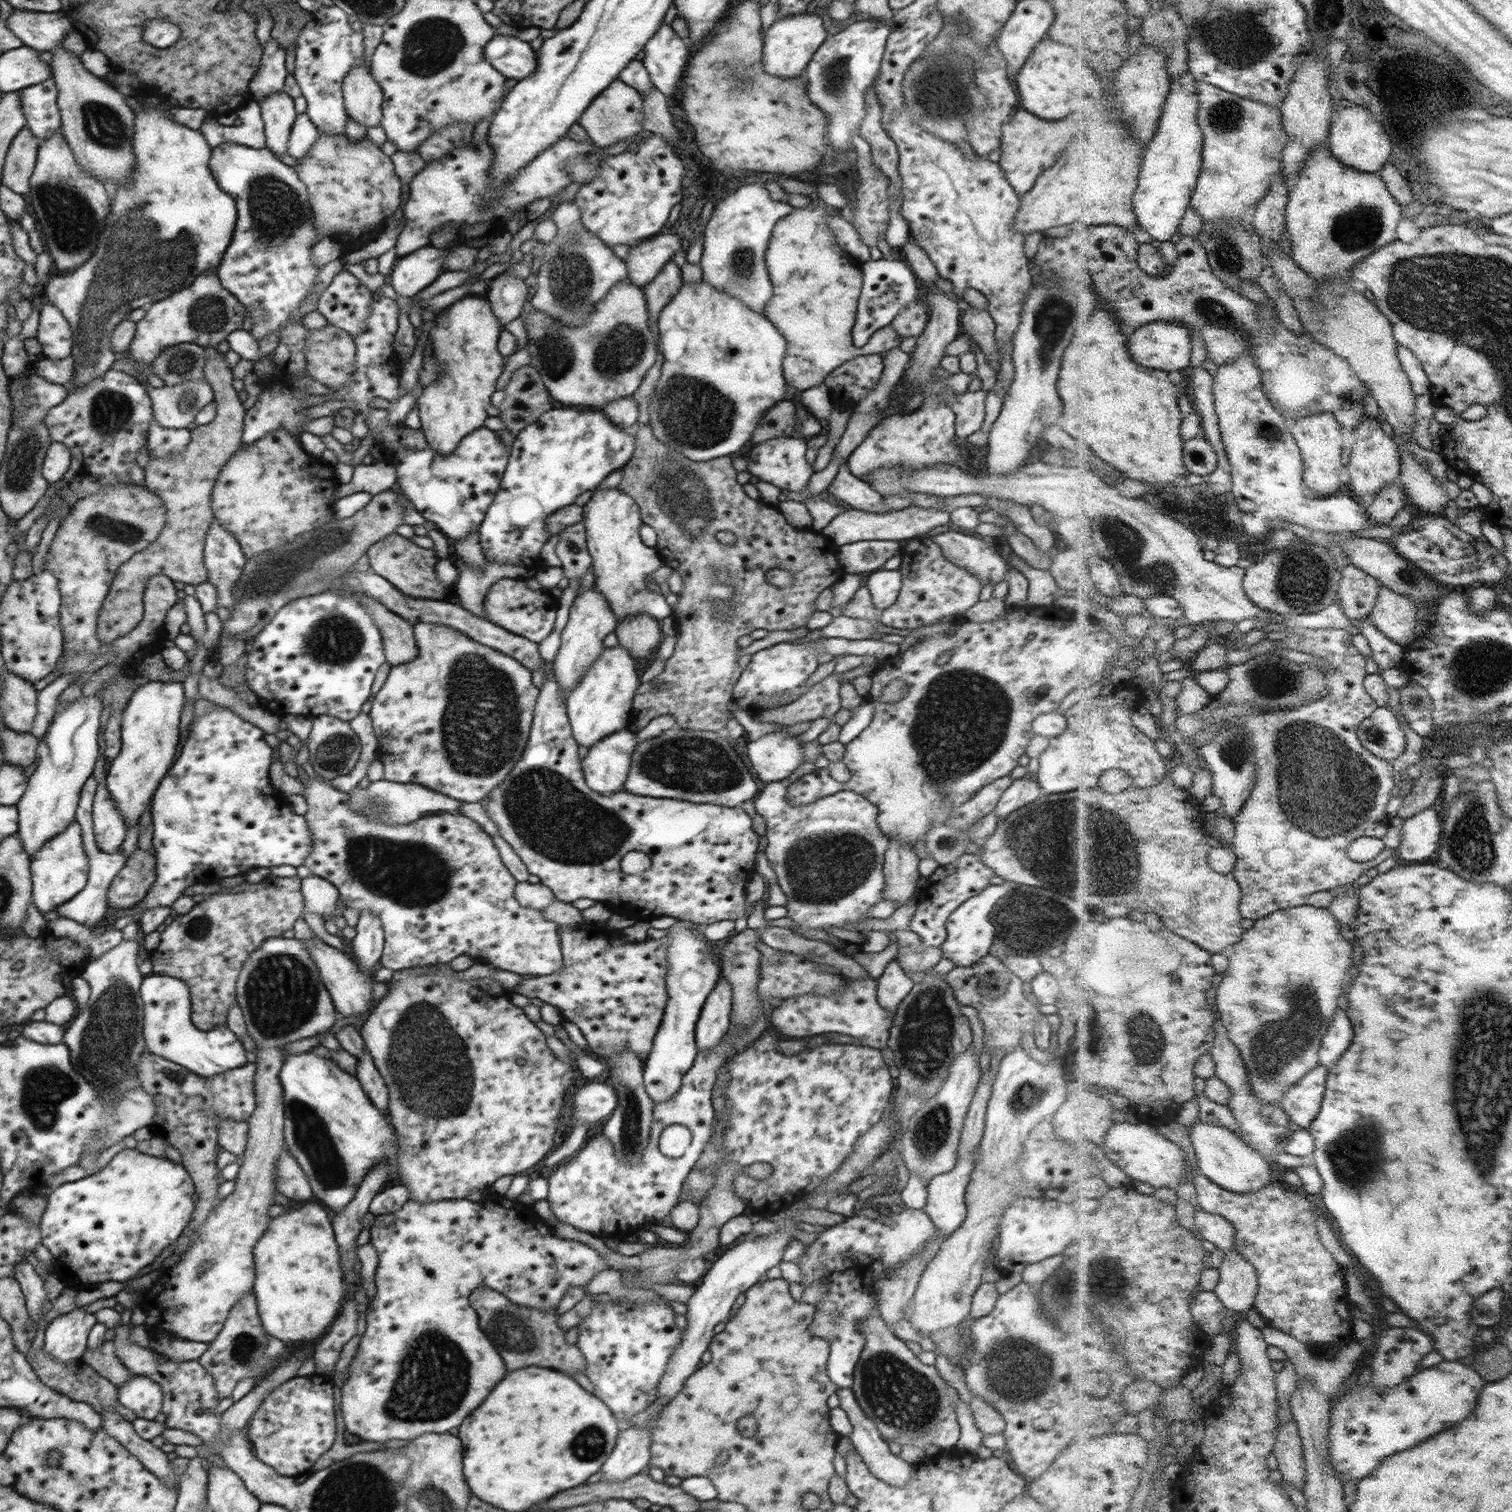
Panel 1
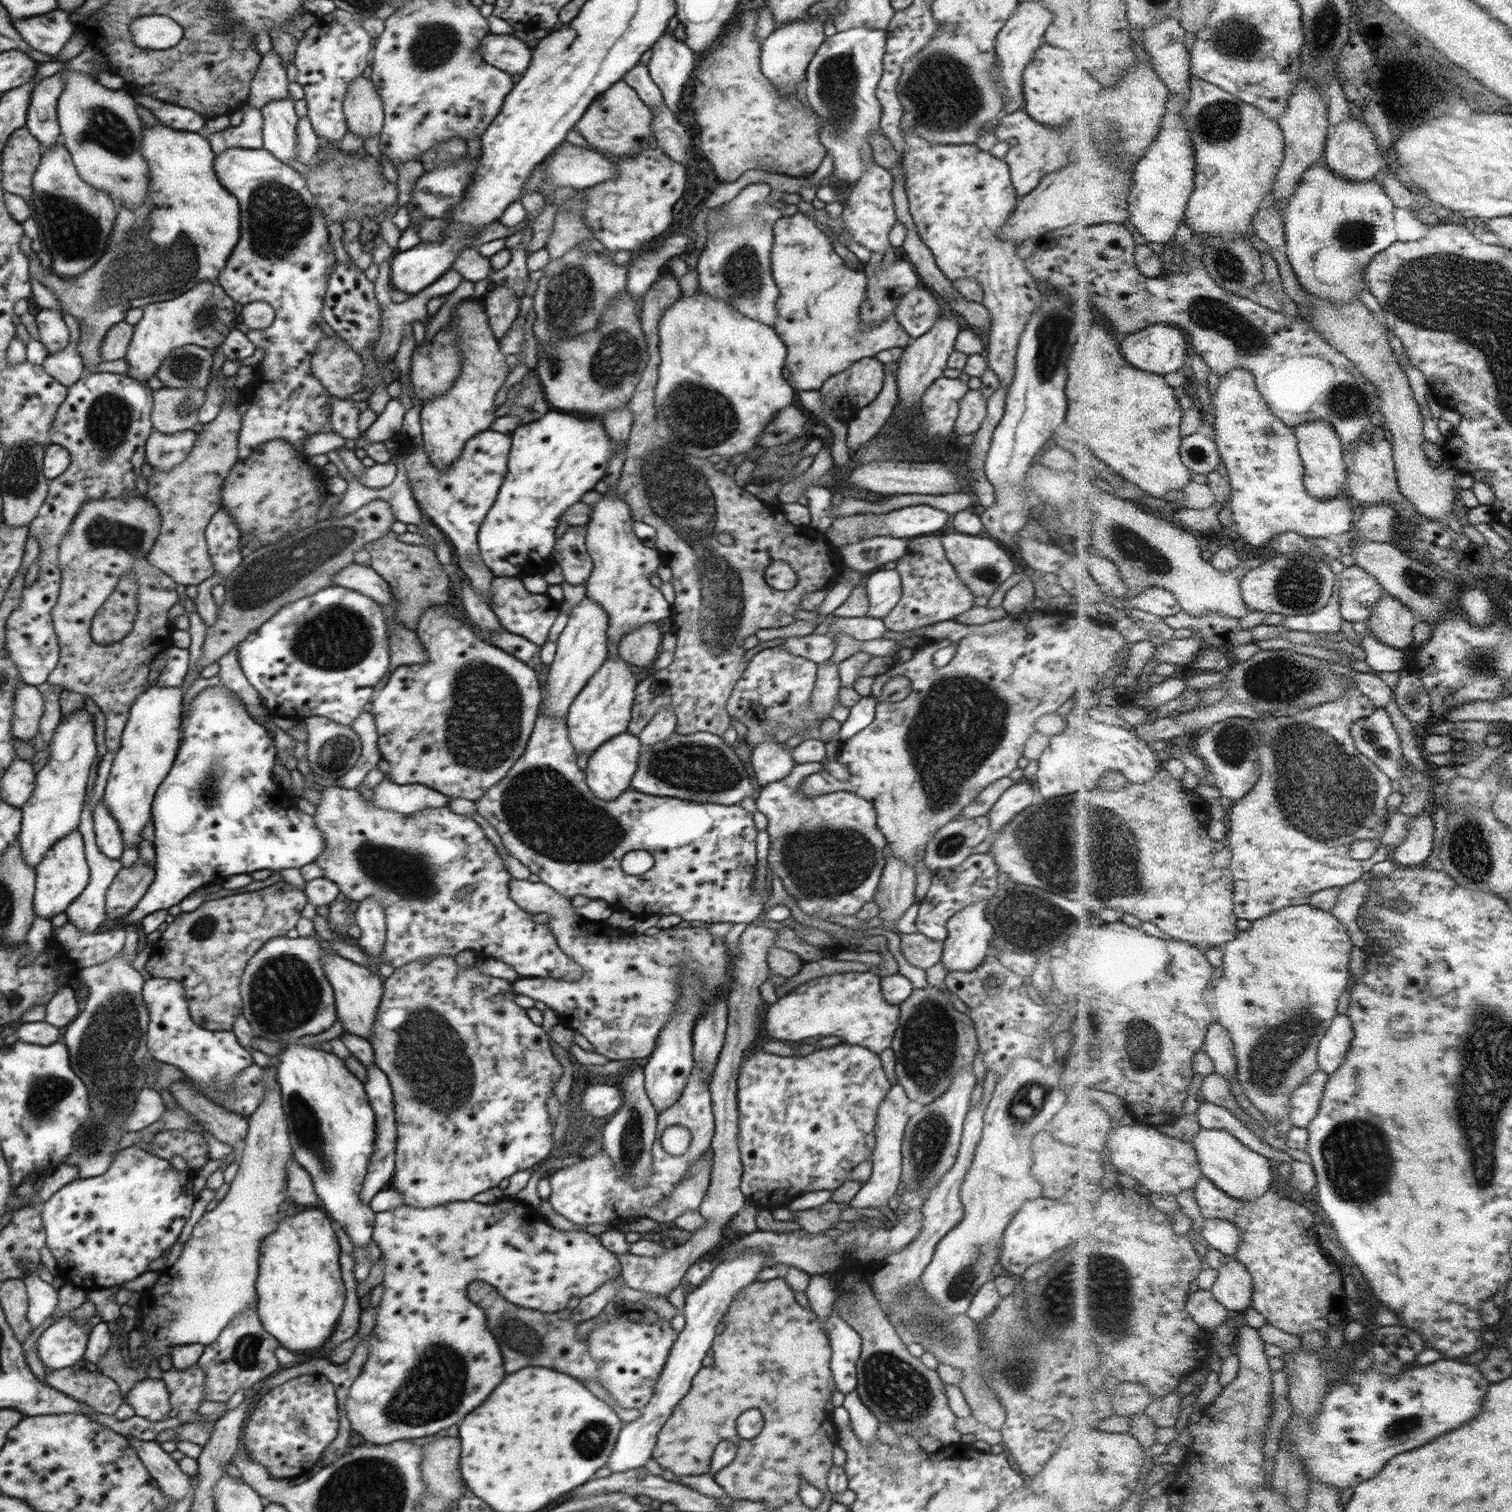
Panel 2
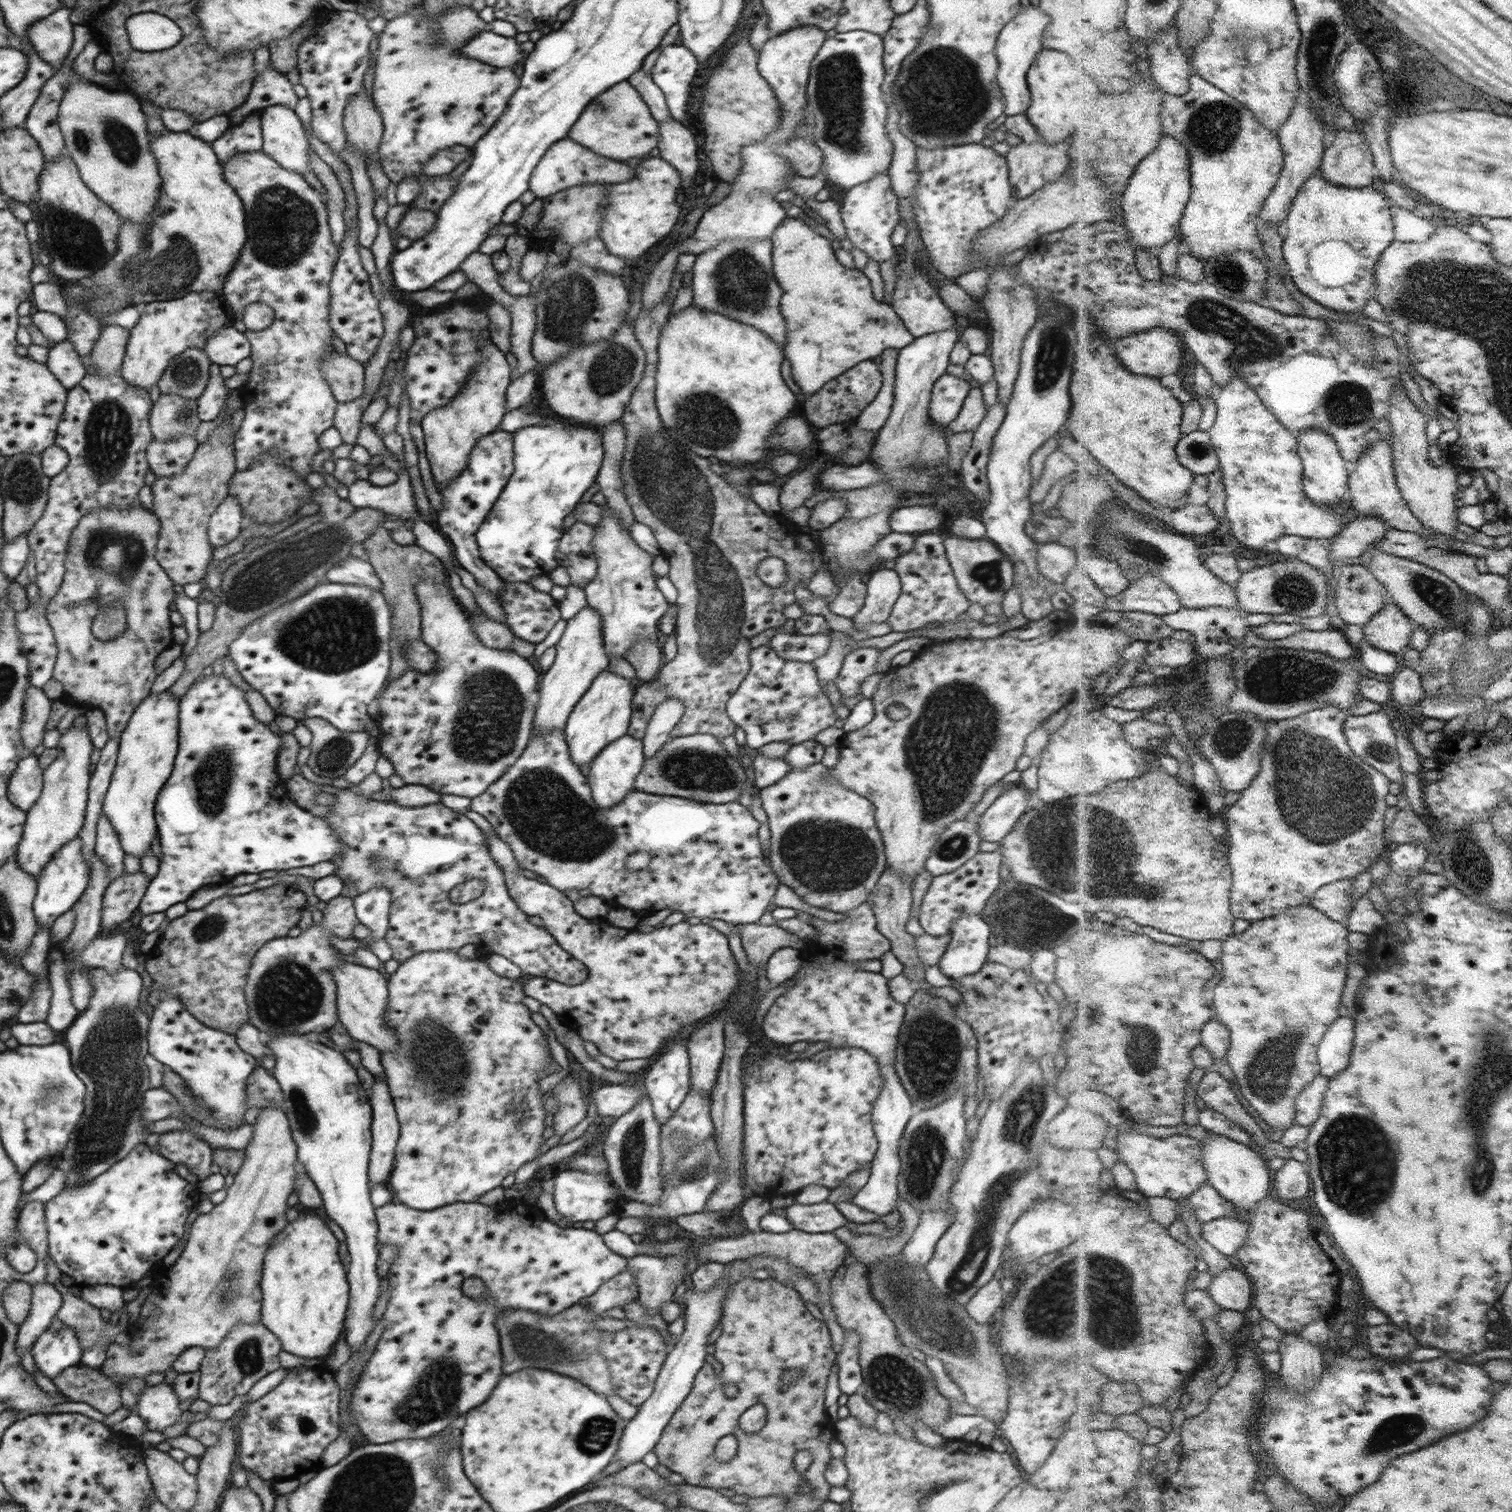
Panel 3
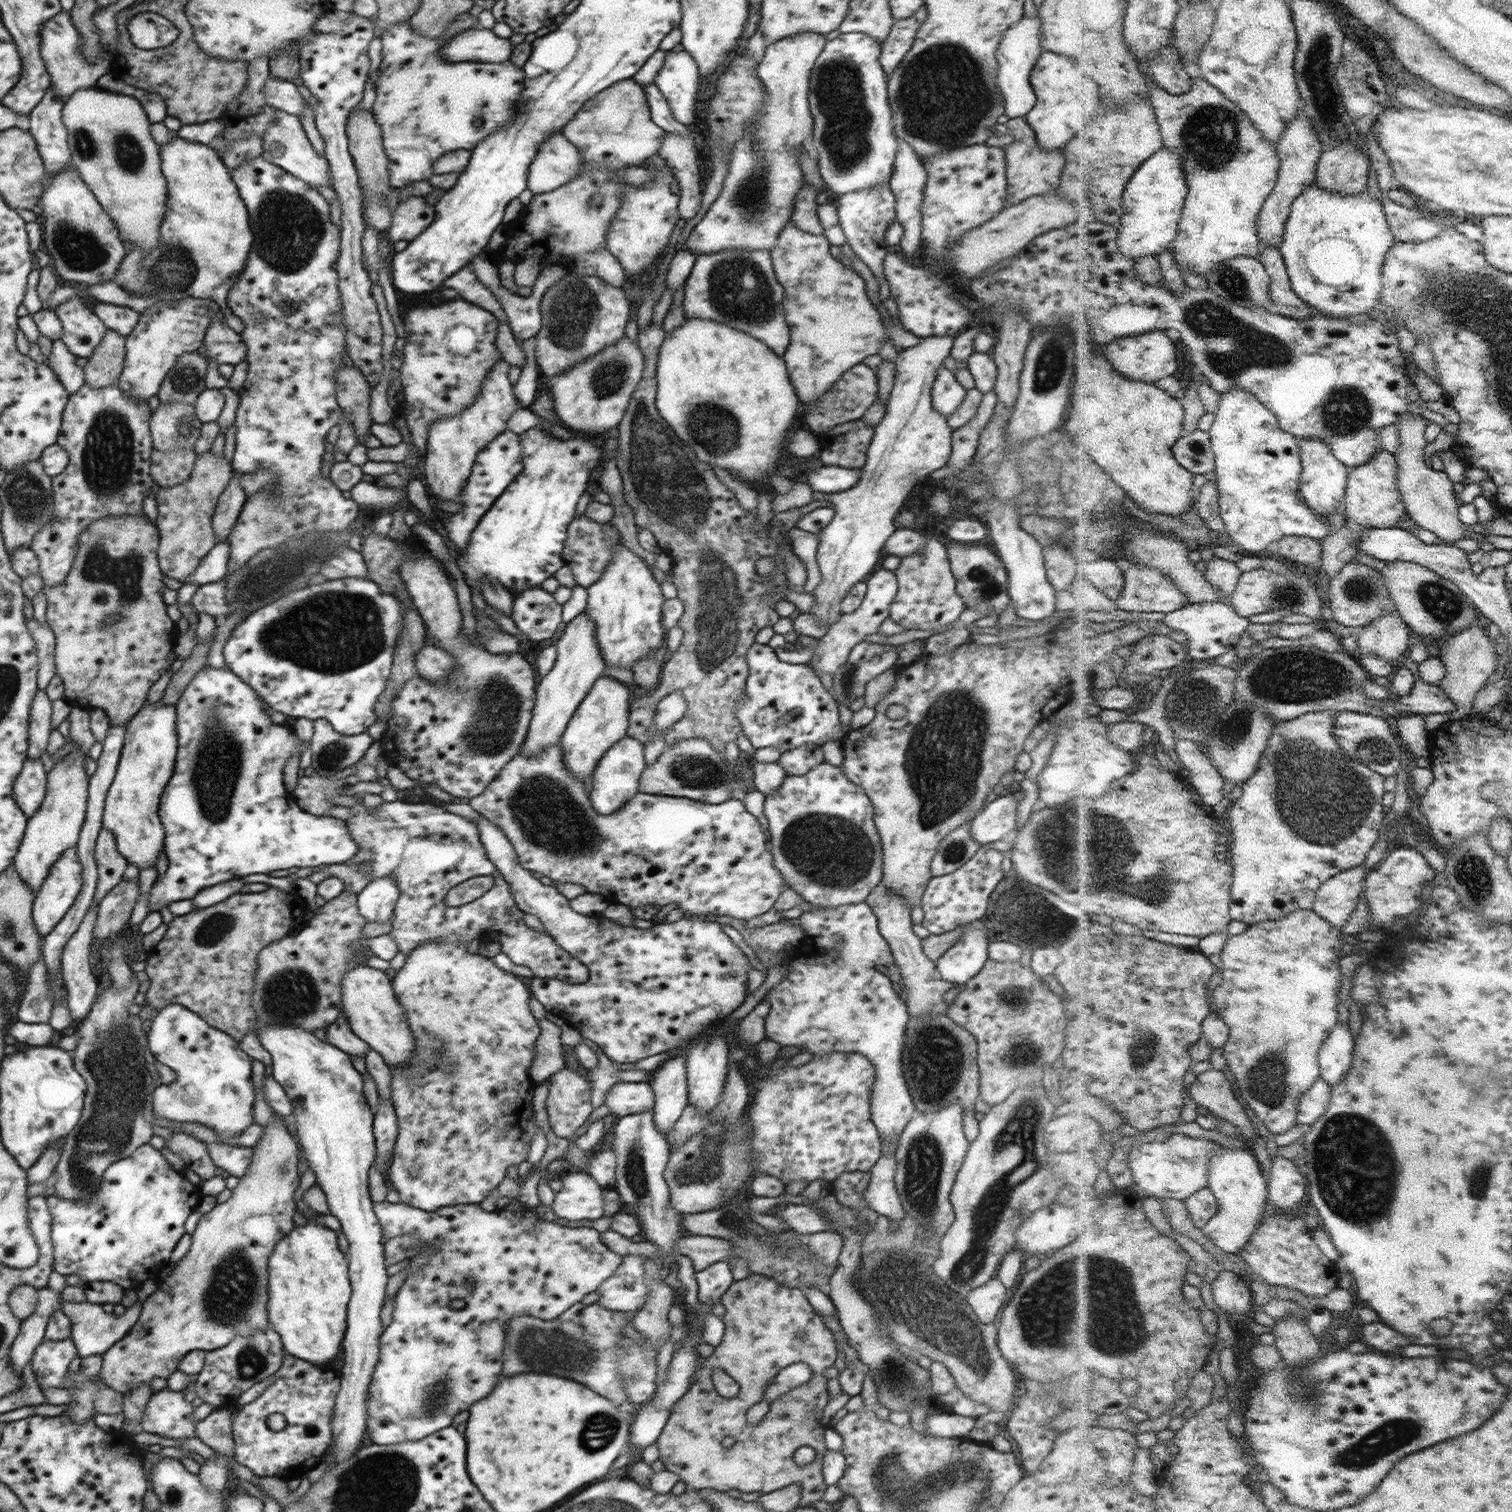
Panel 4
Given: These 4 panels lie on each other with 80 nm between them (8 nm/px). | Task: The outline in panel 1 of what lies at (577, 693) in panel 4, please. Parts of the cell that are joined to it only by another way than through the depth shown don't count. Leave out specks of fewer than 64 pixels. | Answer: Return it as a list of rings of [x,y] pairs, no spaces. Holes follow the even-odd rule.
[[[594,589],[584,590],[578,594],[574,604],[570,608],[570,618],[568,624],[561,631],[560,651],[553,661],[555,669],[555,679],[562,689],[563,700],[567,699],[570,691],[575,689],[581,676],[596,664],[600,654],[604,652],[603,640],[616,629],[616,616],[612,614],[610,604],[604,600],[604,596]]]

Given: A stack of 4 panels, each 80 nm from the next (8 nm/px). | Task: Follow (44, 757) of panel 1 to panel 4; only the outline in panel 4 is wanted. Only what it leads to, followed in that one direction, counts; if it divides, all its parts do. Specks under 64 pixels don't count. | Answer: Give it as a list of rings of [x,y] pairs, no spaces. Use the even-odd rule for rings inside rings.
[[[73,743],[76,744],[75,749],[71,750],[61,761],[54,763],[52,770],[47,772],[45,799],[35,815],[27,819],[23,839],[13,859],[13,867],[16,872],[34,893],[40,890],[44,879],[48,876],[49,868],[52,867],[52,863],[62,856],[62,852],[67,848],[77,846],[79,834],[86,818],[89,776],[85,770],[85,752],[80,744]]]

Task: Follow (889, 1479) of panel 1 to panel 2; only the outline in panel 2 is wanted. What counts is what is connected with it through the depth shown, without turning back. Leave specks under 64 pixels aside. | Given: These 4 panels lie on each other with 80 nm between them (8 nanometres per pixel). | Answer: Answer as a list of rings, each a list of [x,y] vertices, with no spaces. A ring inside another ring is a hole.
[[[855,1390],[845,1394],[843,1407],[849,1412],[850,1426],[857,1439],[865,1446],[872,1445],[877,1440],[879,1420],[862,1404]]]

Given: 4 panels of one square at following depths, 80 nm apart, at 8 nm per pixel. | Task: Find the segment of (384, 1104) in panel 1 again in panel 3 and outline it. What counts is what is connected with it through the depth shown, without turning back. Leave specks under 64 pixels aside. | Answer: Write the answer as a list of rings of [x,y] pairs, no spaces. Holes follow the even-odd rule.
[[[376,1080],[372,1086],[372,1094],[368,1098],[373,1108],[373,1140],[368,1171],[370,1190],[370,1186],[388,1181],[395,1161],[399,1123],[387,1082]]]

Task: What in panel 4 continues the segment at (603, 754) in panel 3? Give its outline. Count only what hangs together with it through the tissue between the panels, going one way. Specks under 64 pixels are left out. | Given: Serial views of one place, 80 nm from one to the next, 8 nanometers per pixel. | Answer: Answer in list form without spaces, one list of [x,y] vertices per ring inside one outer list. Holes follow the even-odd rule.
[[[624,737],[613,744],[598,761],[592,773],[592,806],[603,815],[612,815],[639,792],[639,780],[646,766],[644,744],[632,737]]]

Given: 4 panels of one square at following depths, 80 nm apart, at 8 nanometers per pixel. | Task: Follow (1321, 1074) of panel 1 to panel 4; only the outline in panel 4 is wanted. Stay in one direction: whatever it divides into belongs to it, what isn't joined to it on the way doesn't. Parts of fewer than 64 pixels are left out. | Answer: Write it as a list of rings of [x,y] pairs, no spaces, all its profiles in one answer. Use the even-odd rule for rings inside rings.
[[[1323,1077],[1305,1093],[1299,1108],[1299,1122],[1314,1126],[1327,1114],[1332,1104],[1333,1087]]]

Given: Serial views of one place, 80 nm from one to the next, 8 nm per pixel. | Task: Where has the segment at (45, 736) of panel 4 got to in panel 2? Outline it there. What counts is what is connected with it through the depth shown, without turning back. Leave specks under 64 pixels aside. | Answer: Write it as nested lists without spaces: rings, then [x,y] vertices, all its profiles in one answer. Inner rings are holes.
[[[22,681],[15,686],[12,708],[14,711],[14,718],[12,718],[14,738],[32,741],[38,734],[40,718],[44,716],[43,694],[35,686]]]

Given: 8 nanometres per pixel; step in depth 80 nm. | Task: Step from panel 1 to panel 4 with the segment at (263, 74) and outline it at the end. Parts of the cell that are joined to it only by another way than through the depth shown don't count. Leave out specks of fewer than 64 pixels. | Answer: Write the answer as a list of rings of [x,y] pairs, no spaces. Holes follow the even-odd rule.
[[[270,75],[265,80],[263,95],[266,103],[274,106],[274,109],[288,112],[301,119],[306,102],[292,81],[277,79]]]

